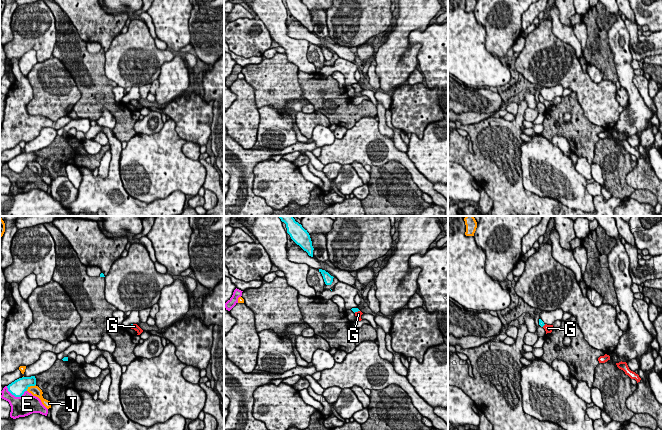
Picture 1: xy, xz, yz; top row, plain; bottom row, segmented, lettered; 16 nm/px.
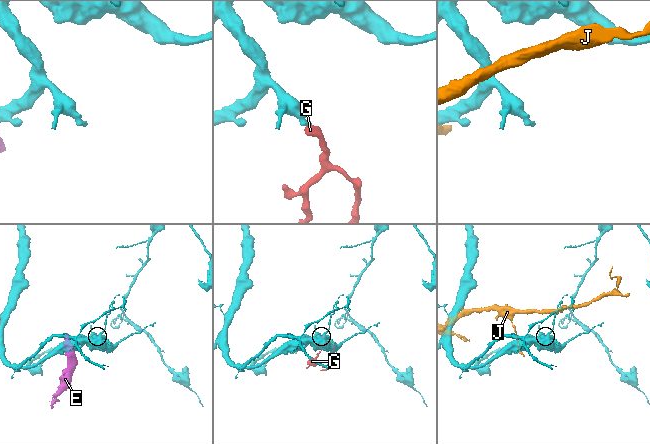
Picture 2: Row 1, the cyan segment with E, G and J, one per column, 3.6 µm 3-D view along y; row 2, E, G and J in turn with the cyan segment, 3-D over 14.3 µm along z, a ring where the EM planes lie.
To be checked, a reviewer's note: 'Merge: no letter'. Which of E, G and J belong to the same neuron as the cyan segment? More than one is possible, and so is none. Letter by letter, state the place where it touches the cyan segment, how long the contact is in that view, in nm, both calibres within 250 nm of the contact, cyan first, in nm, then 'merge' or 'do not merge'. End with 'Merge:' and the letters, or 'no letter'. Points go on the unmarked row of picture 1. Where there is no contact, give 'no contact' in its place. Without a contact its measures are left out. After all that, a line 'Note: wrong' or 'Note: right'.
E: contact xy (15, 172); length 340 nm; calibres 260 and 320 nm; do not merge
G: contact xz (356, 87); length 100 nm; calibres 70 and 100 nm; merge
J: contact xy (30, 161); length 190 nm; calibres 260 and 160 nm; do not merge
Merge: G
Note: wrong

